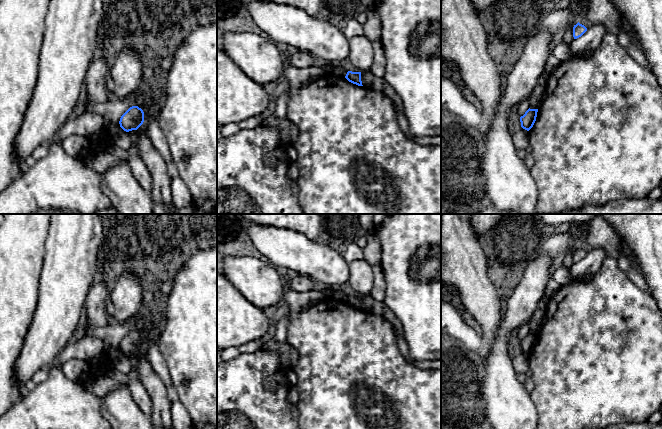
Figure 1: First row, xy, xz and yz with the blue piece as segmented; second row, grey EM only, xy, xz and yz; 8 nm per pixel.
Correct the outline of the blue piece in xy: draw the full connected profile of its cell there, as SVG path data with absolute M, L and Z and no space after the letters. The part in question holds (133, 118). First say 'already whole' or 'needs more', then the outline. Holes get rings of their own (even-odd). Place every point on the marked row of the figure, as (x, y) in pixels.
already whole; M138 106L130 107L120 118L120 127L126 131L137 130L144 122L144 112Z

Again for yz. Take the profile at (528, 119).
already whole; M529 108L525 112L525 114L520 117L521 127L523 129L529 131L533 127L533 125L536 121L537 112L538 112L538 109Z

